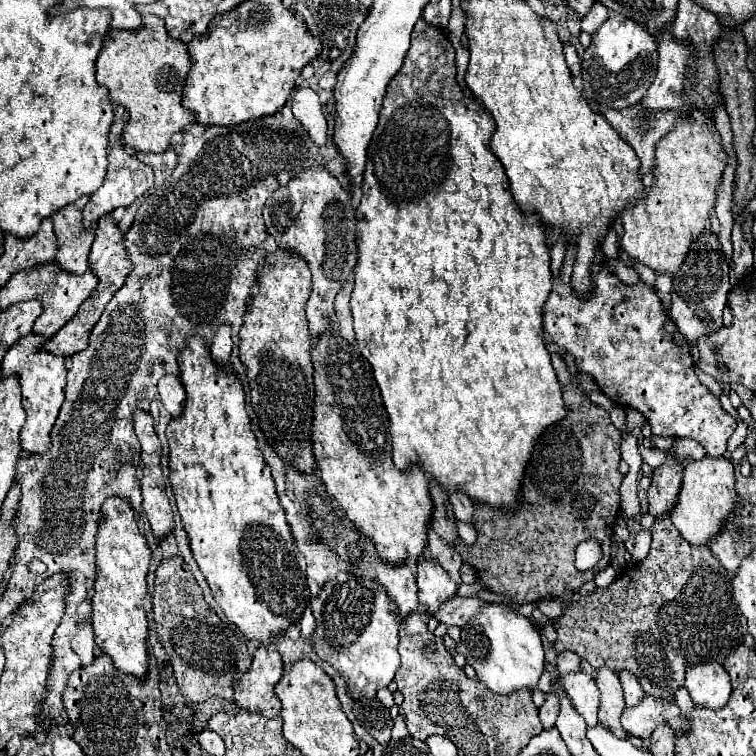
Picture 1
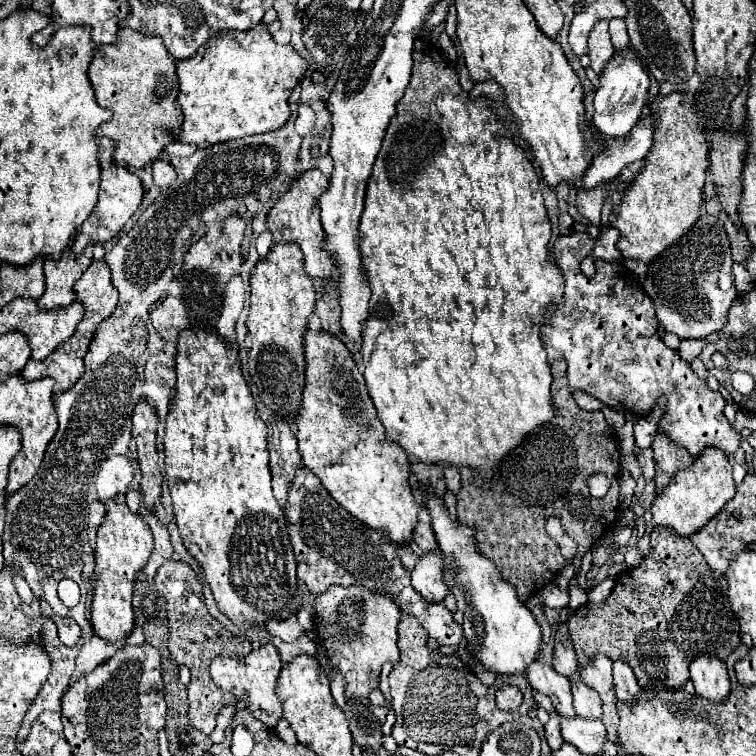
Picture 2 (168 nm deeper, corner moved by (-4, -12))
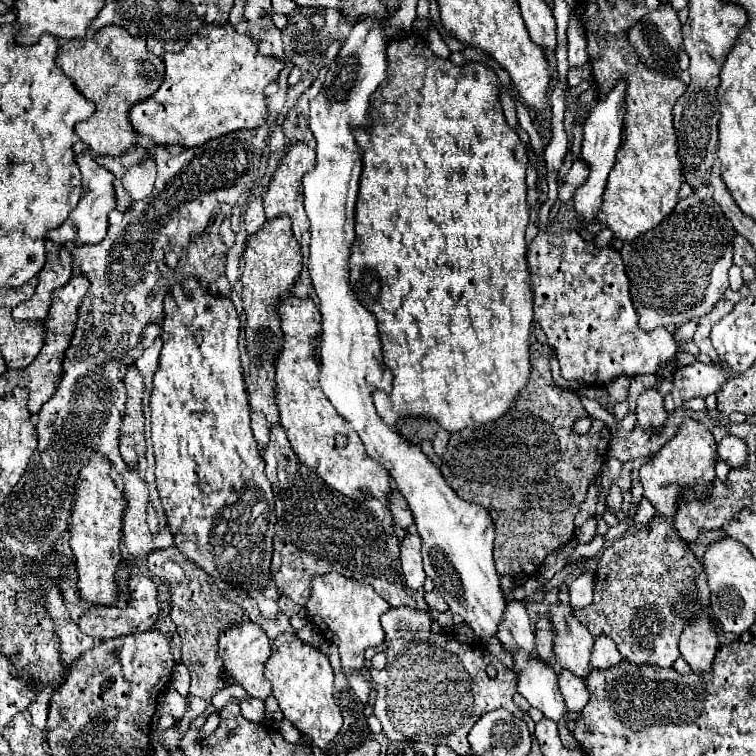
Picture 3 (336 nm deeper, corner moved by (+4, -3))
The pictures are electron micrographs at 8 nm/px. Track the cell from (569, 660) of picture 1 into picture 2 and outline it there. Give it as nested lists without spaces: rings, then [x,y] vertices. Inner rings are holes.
[[[560,624],[560,628],[554,634],[554,658],[552,658],[552,666],[558,674],[570,678],[576,670],[578,670],[578,658],[574,652],[574,646],[570,644],[570,634],[568,628],[564,624]]]

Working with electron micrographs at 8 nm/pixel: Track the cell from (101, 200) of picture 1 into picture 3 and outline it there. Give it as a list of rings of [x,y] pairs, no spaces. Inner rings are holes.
[[[76,141],[74,143],[74,155],[76,155],[76,163],[80,167],[82,173],[82,197],[78,207],[68,215],[66,223],[62,223],[62,227],[52,229],[46,237],[52,239],[56,245],[82,245],[82,243],[100,243],[106,237],[108,231],[108,213],[116,207],[116,189],[114,189],[114,175],[104,169],[102,165],[98,165],[90,153],[90,147],[86,147],[86,143]]]

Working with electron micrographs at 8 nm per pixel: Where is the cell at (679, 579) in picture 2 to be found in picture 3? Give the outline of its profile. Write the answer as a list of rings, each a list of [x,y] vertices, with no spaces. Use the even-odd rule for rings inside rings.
[[[654,517],[636,533],[614,541],[614,545],[610,545],[598,561],[594,601],[586,609],[572,611],[572,615],[588,627],[592,637],[610,637],[626,661],[634,665],[656,665],[662,669],[672,667],[680,657],[678,637],[686,629],[686,623],[690,623],[690,619],[696,619],[700,613],[712,619],[720,645],[726,645],[730,641],[730,635],[722,633],[718,619],[714,619],[714,615],[710,613],[710,589],[706,583],[704,565],[688,547],[688,543],[682,541],[678,531],[674,531],[672,523],[666,517]]]

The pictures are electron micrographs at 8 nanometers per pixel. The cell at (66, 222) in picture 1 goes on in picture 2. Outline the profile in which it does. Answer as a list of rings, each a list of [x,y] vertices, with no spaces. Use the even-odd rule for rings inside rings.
[[[44,260],[44,276],[46,276],[46,294],[36,302],[42,310],[58,310],[70,306],[74,300],[74,282],[82,276],[80,268],[72,262],[52,262]]]

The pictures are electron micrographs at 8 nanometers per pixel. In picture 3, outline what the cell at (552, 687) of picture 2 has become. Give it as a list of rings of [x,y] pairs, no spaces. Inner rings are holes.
[[[510,601],[504,613],[504,621],[498,627],[498,635],[496,635],[502,643],[502,647],[510,653],[514,651],[524,651],[526,655],[530,655],[532,659],[538,657],[534,651],[534,631],[530,627],[530,619],[526,613],[524,603],[520,601]]]

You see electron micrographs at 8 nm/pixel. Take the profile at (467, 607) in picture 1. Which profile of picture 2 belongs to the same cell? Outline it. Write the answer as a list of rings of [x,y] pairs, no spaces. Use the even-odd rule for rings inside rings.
[[[304,466],[296,470],[294,482],[290,484],[284,516],[288,520],[288,538],[298,566],[298,586],[304,584],[310,594],[322,594],[332,584],[364,586],[370,592],[392,596],[406,614],[420,620],[430,638],[438,640],[442,646],[460,644],[464,634],[462,626],[452,620],[452,612],[442,602],[432,604],[418,596],[410,584],[410,572],[400,562],[400,548],[392,544],[382,530],[368,528],[358,518],[350,516],[320,484],[318,476]]]

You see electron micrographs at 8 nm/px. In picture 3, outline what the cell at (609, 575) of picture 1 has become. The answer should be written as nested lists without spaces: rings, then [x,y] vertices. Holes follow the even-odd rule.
[[[588,569],[570,583],[570,605],[574,609],[586,607],[588,603],[592,603],[592,591],[594,591],[594,571]]]

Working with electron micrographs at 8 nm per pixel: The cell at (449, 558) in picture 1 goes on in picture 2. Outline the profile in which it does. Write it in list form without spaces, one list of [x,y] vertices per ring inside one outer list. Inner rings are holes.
[[[420,518],[414,532],[412,532],[412,542],[418,544],[424,552],[438,552],[438,544],[434,544],[434,532],[430,528],[430,522],[426,518]]]

